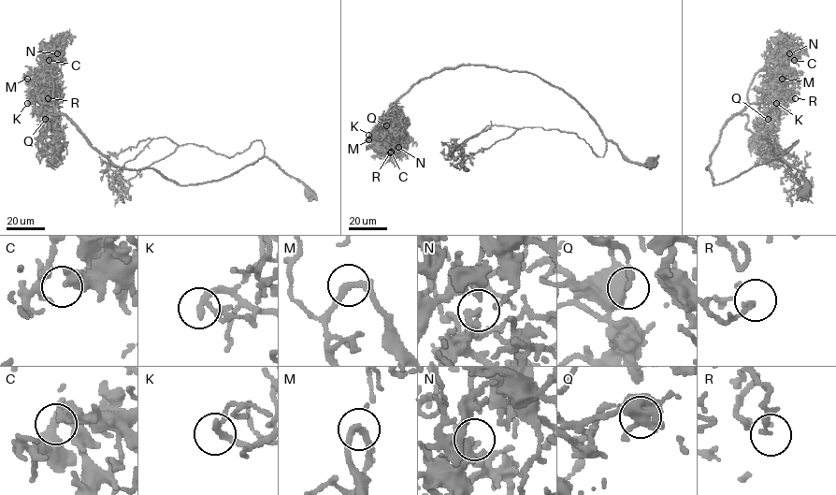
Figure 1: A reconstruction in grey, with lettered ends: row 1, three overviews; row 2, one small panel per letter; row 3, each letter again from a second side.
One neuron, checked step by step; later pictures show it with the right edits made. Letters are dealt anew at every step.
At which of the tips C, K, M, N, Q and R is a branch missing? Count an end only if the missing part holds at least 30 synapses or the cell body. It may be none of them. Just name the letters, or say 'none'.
K, Q

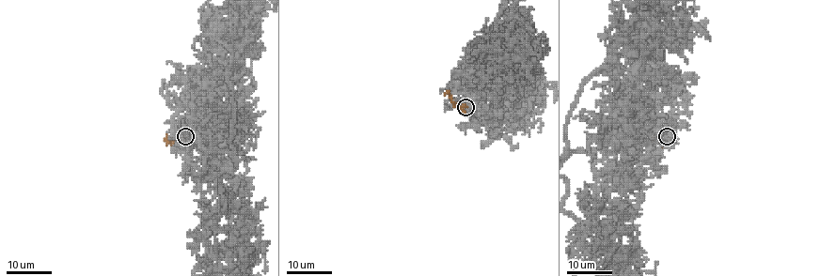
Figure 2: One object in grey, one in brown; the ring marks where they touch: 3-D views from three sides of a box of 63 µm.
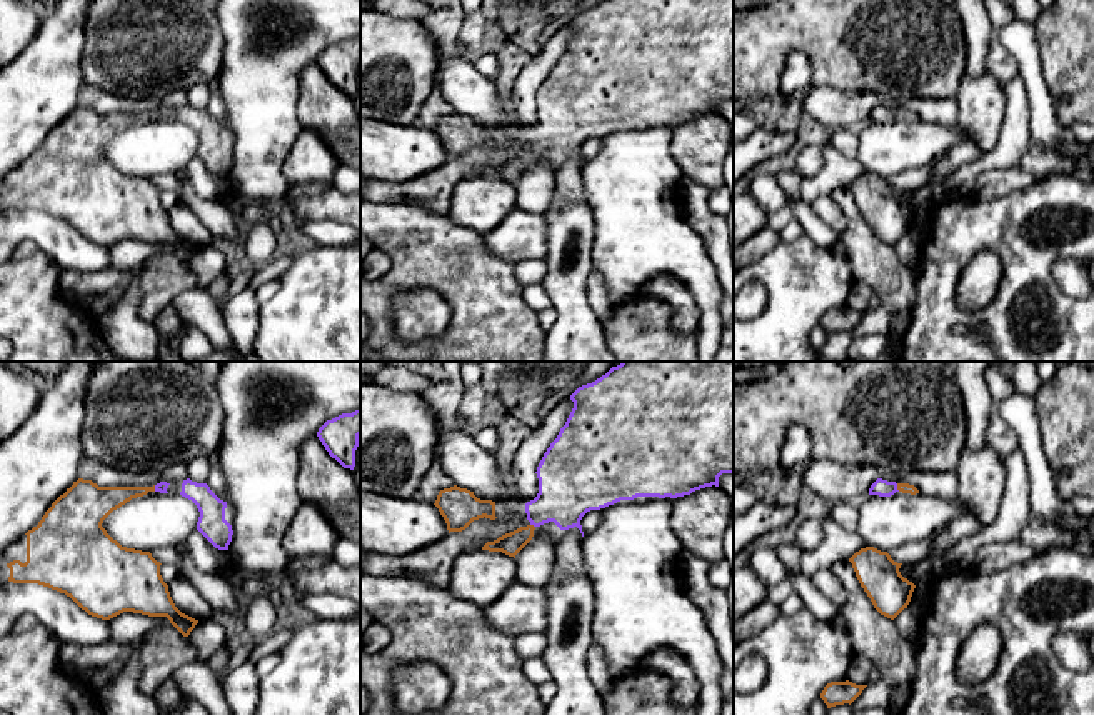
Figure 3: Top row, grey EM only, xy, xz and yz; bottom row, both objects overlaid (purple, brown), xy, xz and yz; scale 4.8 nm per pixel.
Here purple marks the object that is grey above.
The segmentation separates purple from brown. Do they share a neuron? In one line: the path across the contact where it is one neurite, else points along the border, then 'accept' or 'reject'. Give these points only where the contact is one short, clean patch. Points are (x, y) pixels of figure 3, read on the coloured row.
across yz (881, 487), (896, 487), (903, 487) | accept

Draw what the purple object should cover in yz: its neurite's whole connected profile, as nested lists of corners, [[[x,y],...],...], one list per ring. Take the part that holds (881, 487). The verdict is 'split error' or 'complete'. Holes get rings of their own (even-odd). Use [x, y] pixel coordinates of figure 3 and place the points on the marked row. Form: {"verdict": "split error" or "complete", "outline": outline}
{"verdict": "split error", "outline": [[[877,478],[869,488],[869,495],[879,495],[879,497],[891,497],[896,492],[911,493],[911,495],[919,493],[919,490],[914,485],[887,482],[882,478]]]}

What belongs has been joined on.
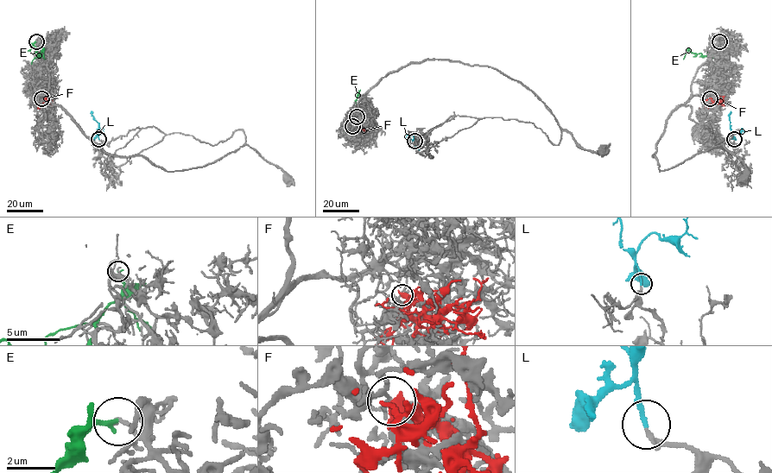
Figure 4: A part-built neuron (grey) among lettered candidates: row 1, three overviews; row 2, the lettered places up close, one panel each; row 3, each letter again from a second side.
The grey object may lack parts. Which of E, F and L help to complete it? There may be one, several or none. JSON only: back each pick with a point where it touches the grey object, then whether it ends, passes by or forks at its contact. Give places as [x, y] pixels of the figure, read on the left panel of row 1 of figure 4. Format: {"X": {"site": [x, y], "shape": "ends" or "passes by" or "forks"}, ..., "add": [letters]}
{"L": {"site": [98, 139], "shape": "ends"}, "add": ["L"]}

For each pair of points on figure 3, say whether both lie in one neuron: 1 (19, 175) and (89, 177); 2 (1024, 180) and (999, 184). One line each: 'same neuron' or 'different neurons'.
1: same neuron
2: same neuron

